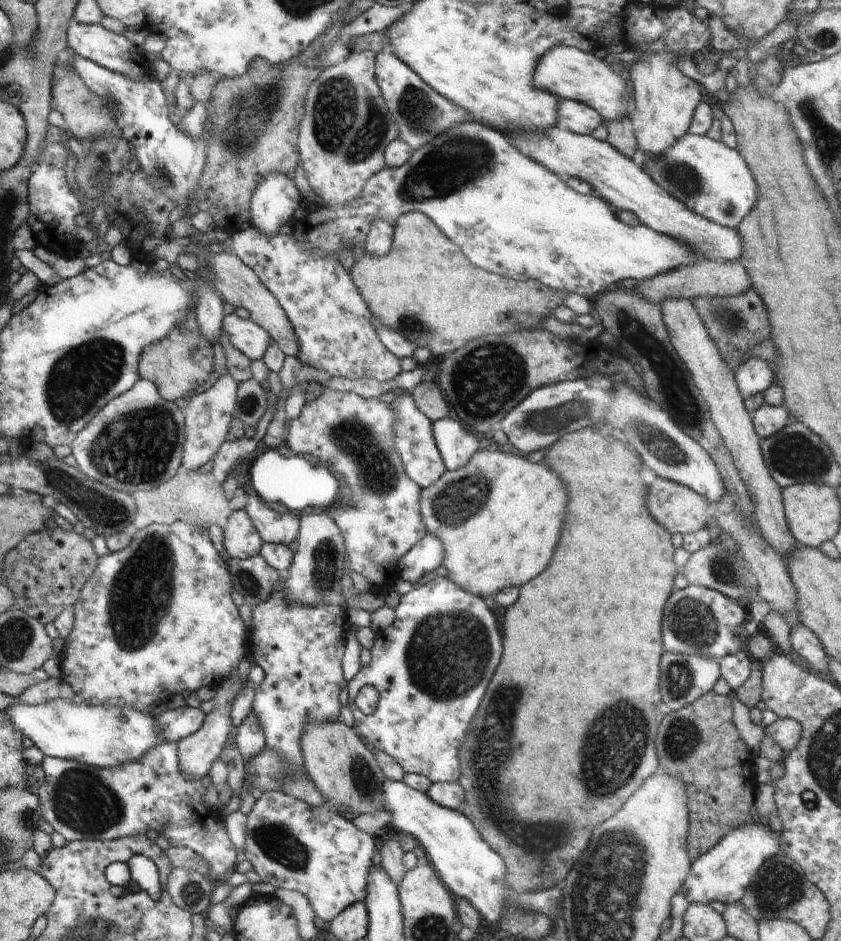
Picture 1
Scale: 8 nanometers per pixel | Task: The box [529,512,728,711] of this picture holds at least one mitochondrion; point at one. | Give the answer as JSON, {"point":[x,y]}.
{"point":[691,622]}

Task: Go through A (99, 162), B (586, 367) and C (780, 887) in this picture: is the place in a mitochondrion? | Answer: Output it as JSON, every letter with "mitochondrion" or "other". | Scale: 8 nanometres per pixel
{"A":"mitochondrion","B":"other","C":"mitochondrion"}

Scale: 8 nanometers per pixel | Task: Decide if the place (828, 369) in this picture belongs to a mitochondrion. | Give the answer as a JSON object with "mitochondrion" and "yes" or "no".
{"mitochondrion":"no"}

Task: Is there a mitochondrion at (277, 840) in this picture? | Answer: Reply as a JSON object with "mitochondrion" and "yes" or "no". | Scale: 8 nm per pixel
{"mitochondrion":"yes"}

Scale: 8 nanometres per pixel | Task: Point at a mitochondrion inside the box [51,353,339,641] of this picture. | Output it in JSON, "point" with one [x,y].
{"point":[137,446]}

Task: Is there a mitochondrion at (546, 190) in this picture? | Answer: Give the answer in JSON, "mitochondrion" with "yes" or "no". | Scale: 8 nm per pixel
{"mitochondrion":"no"}

